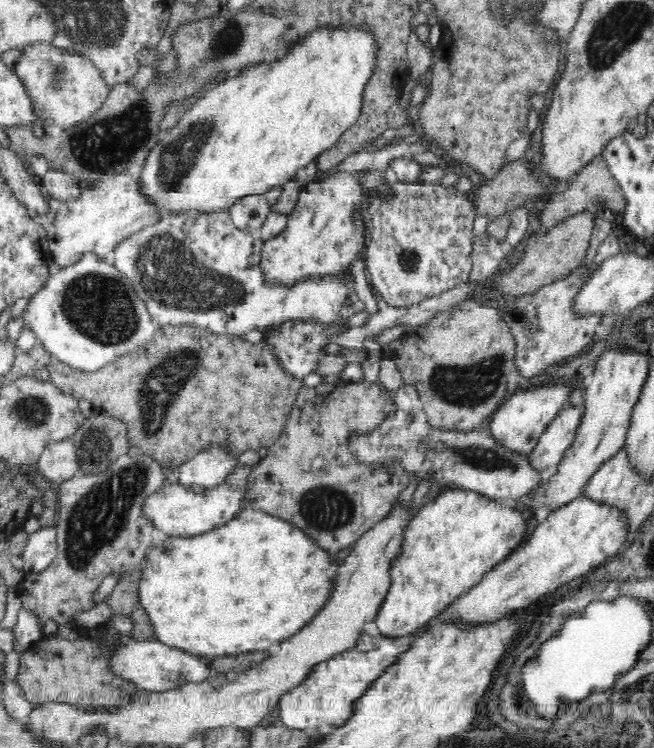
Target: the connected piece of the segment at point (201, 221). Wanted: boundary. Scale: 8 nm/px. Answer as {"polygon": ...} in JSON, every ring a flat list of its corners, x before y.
{"polygon":[[182,210,174,211,171,213,165,213,163,218,154,226,147,226,144,229,140,229,138,232,131,234,128,238,118,243,114,250,114,265,121,270,122,274,128,276,134,282,134,287,140,295,140,298,146,301,146,308,154,322,158,325,181,325,184,323,190,323,198,325,203,329,208,329,215,335,242,335,246,334,250,329,254,327,260,327,262,332,270,330,271,327,276,326,278,323,286,319,304,318,304,317,316,317,320,319,326,325,338,322,339,319,347,319,352,314,358,314,358,312,364,312,366,305,360,300,360,296,356,294,354,272,348,268,347,271,340,271,338,274,326,274,322,276,308,276,308,278,302,278,296,283,292,283,287,286,285,283,271,283,267,278,267,274,262,267,262,250,264,250,265,240,259,233,242,230,234,225,231,215,227,210,217,211,203,211,203,210]]}

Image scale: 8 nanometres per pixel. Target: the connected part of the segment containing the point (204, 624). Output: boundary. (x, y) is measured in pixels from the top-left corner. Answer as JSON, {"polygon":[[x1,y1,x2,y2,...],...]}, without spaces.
{"polygon":[[252,508,242,510,238,518,219,526,214,530,209,530,204,534,189,537,170,537,163,540,157,539,146,554,145,566,142,570,140,598,142,605,148,611,154,631,158,636,158,642,176,646,184,651,189,651,194,655,202,655,209,659,227,659,242,653,251,651,264,651,273,644,279,644,293,638,303,627,308,626,310,622,319,614,320,610,328,604,330,594,336,588,336,575,332,576,330,570,334,566,336,554,320,546,314,538,310,537,305,530,300,529,286,519,273,514]]}

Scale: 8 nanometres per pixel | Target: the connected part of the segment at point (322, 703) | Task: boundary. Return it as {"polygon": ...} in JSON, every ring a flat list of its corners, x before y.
{"polygon":[[363,632,353,650,315,665,306,680,287,691,279,700,277,716,286,727,311,732,315,732,322,724,338,727,344,725,354,714,355,703,370,689,374,679,395,664,402,652,411,648,414,637,393,638,381,635,372,638]]}

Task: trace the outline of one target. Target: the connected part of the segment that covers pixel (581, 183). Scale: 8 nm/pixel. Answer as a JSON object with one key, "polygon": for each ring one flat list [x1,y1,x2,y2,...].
{"polygon":[[600,156,584,166,575,178,569,182,568,186,562,189,558,194,550,194,544,210,540,212,540,222,542,230,552,230,554,226,562,223,570,216,591,209,593,206,599,206,605,211,615,214,615,212,624,213,627,207,626,196,622,192,620,185,615,182,612,174,606,169,606,163]]}

